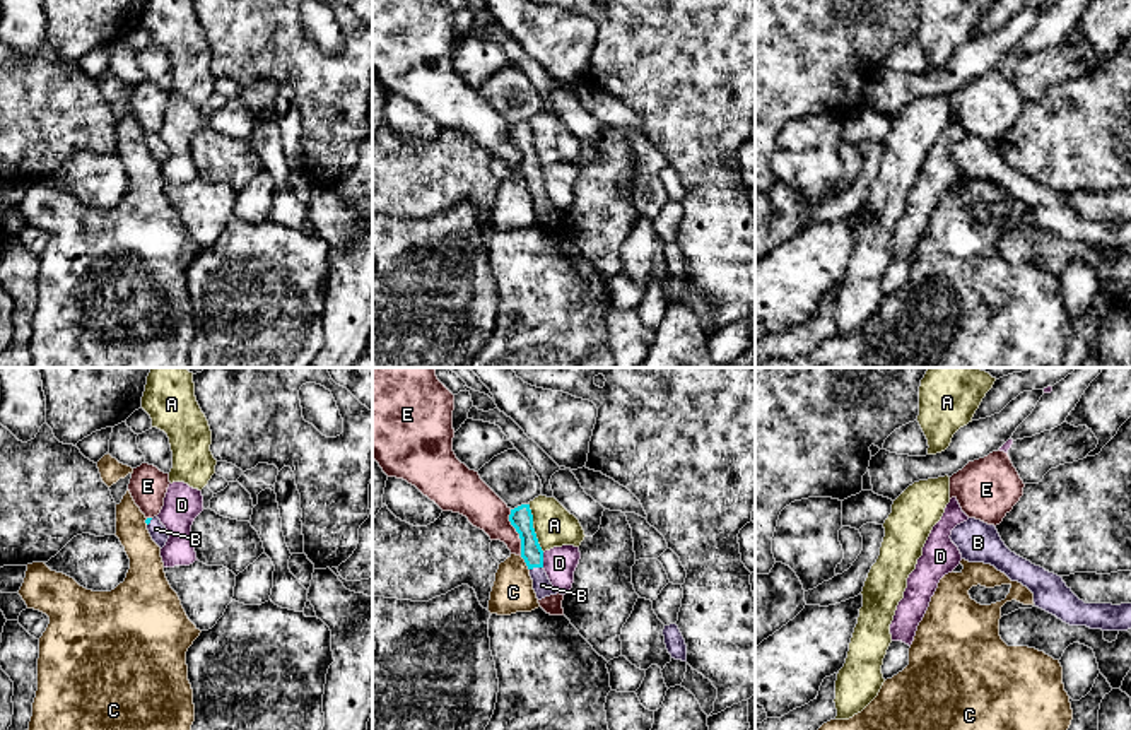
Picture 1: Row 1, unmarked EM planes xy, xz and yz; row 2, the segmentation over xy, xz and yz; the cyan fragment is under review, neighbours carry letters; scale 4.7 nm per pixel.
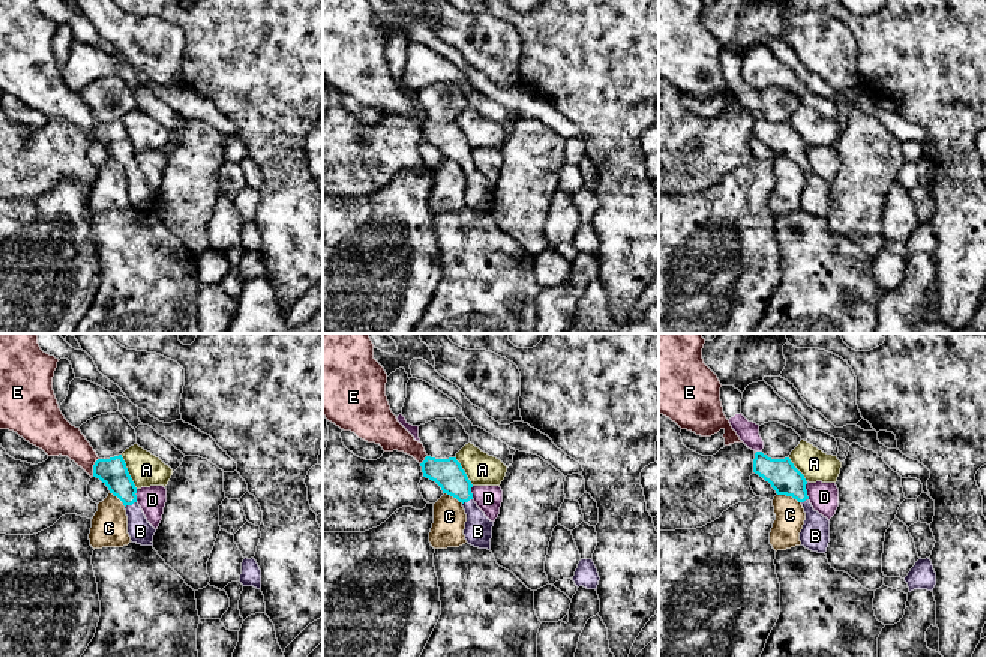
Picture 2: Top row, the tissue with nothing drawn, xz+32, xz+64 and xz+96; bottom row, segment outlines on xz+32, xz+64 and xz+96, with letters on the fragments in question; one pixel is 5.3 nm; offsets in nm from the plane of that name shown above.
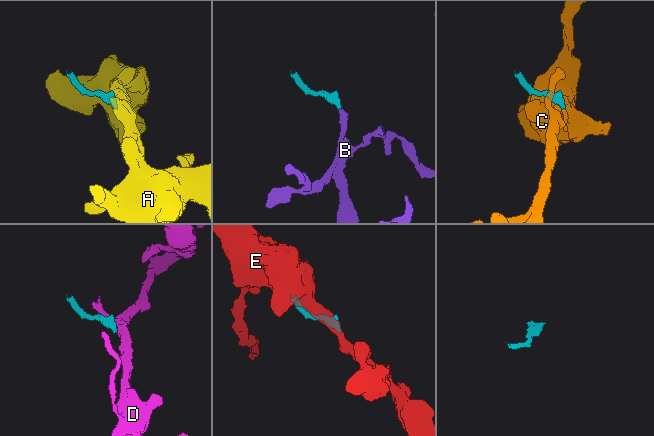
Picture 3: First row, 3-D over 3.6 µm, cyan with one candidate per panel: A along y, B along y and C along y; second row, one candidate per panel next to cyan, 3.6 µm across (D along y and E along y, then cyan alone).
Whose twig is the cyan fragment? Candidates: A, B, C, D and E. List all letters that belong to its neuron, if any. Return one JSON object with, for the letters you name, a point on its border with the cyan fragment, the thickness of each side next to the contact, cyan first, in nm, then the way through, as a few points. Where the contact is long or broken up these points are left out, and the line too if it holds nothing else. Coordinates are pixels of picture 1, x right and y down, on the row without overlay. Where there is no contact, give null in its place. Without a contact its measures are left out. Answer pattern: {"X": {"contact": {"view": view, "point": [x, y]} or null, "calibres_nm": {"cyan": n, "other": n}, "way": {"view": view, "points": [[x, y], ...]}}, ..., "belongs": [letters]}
{"B": {"contact": {"view": "xz", "point": [535, 183]}, "calibres_nm": {"cyan": 110, "other": 90}, "way": {"view": "xz", "points": [[521, 135], [535, 183], [542, 202]]}}, "belongs": ["B"]}

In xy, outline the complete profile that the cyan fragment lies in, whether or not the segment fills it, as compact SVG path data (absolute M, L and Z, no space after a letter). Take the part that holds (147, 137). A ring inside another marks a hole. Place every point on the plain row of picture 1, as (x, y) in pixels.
M157 133L147 135L145 140L152 157L162 166L169 156L166 144Z

